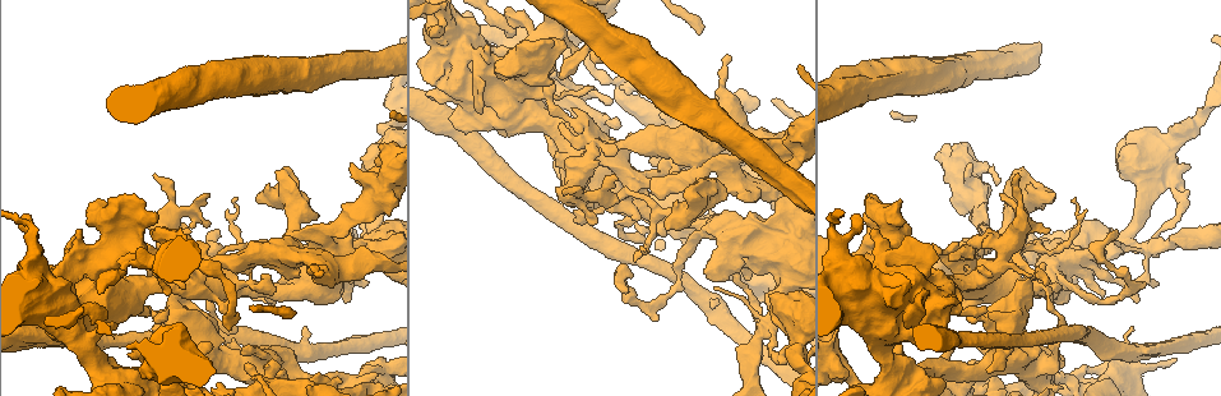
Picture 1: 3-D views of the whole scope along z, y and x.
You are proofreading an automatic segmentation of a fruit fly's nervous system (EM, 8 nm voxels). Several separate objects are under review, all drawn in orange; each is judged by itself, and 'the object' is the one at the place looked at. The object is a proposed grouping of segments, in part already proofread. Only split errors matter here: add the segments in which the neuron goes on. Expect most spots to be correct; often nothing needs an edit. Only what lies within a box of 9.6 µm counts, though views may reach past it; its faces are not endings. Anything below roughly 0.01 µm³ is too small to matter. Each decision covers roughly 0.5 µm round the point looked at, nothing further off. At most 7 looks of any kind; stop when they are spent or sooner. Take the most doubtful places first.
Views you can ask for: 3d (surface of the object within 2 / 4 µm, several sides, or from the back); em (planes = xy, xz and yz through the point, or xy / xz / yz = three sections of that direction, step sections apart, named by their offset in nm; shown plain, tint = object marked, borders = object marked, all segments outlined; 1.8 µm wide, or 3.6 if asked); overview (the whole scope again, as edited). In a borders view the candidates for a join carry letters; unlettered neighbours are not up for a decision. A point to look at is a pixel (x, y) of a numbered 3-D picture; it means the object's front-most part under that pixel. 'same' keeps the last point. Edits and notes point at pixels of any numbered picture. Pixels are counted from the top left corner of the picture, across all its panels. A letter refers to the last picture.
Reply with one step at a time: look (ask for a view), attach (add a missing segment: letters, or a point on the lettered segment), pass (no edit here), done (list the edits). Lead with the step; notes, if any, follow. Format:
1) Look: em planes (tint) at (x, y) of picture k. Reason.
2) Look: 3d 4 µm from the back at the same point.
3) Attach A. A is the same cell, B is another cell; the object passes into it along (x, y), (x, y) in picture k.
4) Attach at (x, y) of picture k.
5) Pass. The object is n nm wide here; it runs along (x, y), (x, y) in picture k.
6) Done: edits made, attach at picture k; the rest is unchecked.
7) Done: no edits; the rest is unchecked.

Look: 3d 4 µm from the back at (559, 95) of picture 1. Thick turns thin.

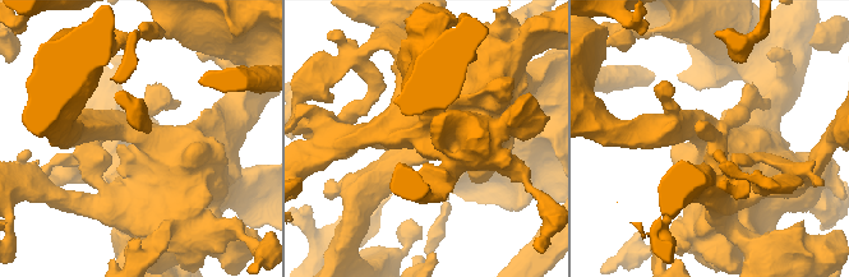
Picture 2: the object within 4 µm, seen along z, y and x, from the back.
Look: em 3.6 µm xy step 16 (tint) at (132, 129) of picture 2. Now the EM.

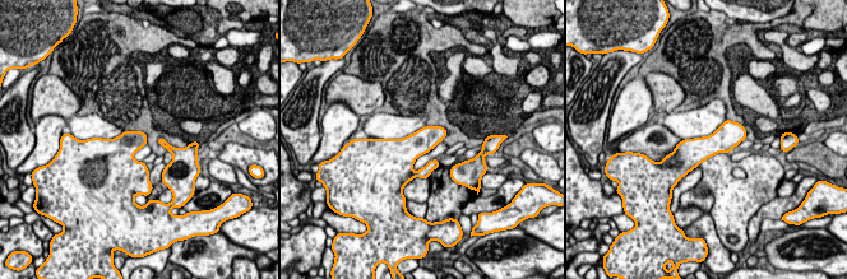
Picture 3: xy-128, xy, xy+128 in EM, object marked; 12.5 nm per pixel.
Look: em 3.6 µm planes (borders) at the same point. Another direction.

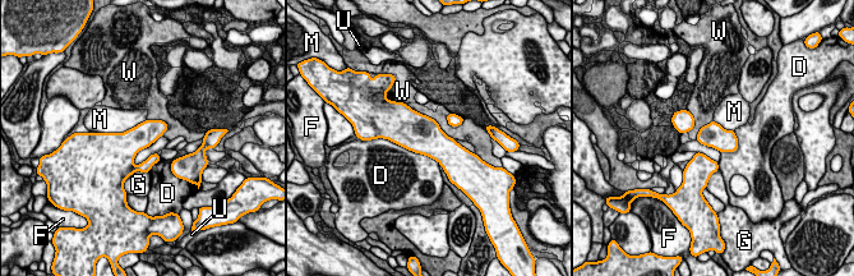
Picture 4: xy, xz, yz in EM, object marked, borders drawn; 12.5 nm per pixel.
Pass. The object is 300 nm wide here; D, F, G, M, U and W are other cells; a border runs along (161, 136), (137, 153), (134, 166) in picture 4; none of them fits.

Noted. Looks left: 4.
Look: 3d 4 µm at (53, 342) of picture 1. Branch point.

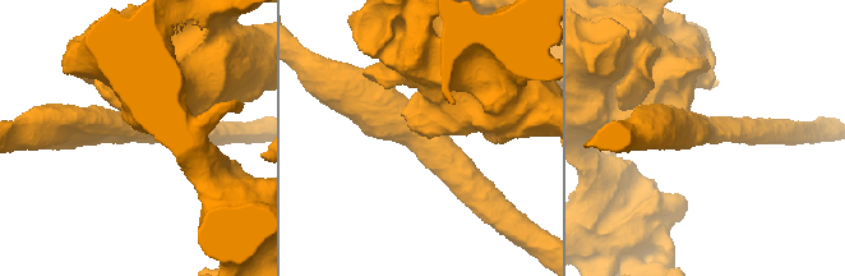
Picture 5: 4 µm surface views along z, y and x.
Look: em xz step 4 (tint) at the same point. 3 arms meet here; the arms are 380, 440, 460 nm wide; need the tissue.

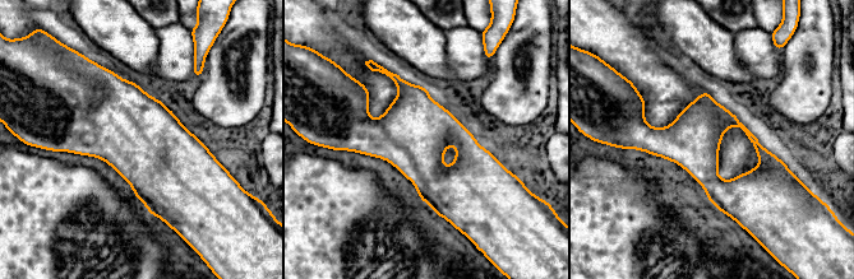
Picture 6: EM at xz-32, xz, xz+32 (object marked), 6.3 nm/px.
Look: em planes (borders) at the same point. Another direction.

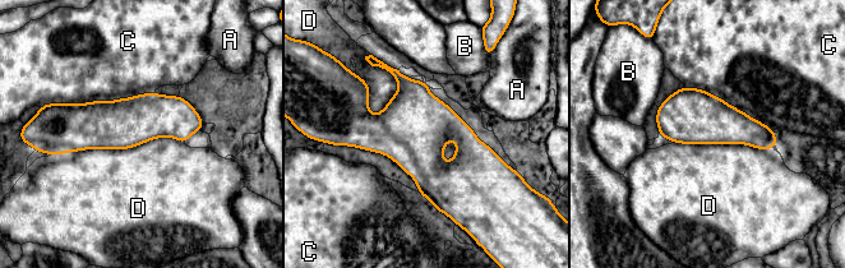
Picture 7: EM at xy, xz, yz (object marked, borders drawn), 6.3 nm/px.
Pass. A, B, C and D are other cells; a border runs along (184, 142), (54, 155) in picture 7; none of them fits.

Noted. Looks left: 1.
Done: no edits; the rest is unchecked.

